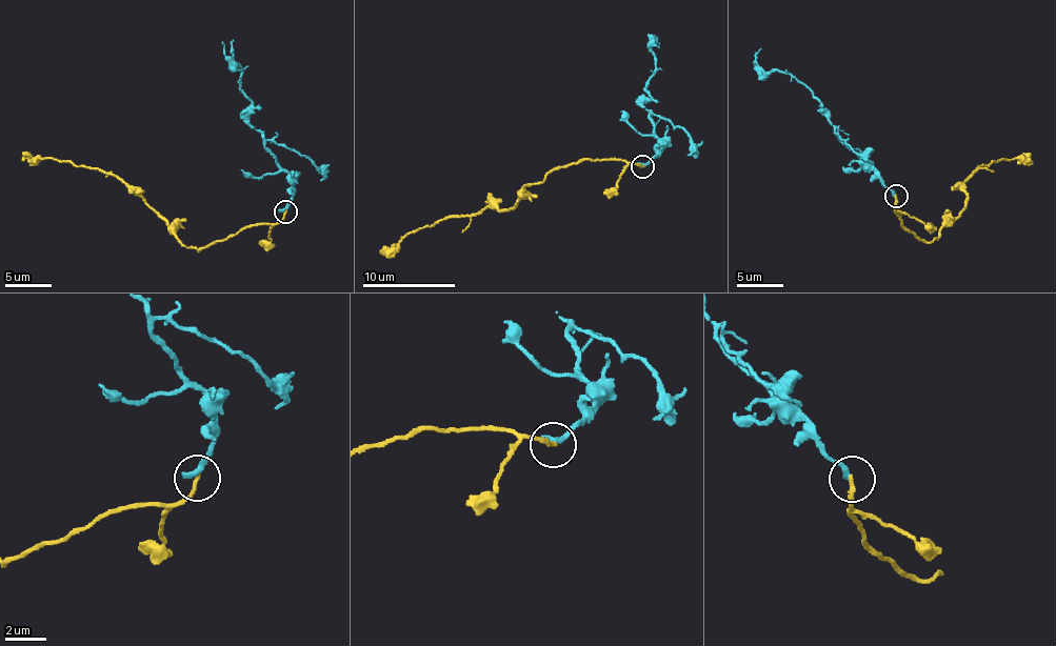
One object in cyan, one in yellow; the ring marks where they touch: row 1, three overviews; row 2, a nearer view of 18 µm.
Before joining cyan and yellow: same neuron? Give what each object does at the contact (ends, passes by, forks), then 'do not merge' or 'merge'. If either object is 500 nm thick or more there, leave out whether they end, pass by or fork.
cyan ends | yellow ends | do not merge

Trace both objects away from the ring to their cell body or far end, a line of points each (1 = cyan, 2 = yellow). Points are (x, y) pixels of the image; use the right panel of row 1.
1: (894, 195), (840, 140), (829, 121), (827, 107), (788, 74), (760, 72), (755, 65), (755, 52)
2: (897, 197), (894, 209), (902, 224), (927, 242), (963, 210), (964, 181), (975, 172), (1002, 159), (1030, 158)

